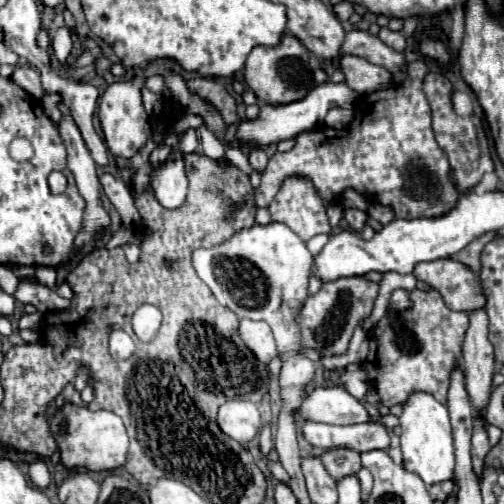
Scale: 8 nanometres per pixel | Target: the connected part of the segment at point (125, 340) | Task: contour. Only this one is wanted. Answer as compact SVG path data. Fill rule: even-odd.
M114 329L114 331L110 333L108 349L110 349L112 359L128 359L128 357L134 355L136 345L134 345L134 341L130 339L128 333L124 333L122 329Z

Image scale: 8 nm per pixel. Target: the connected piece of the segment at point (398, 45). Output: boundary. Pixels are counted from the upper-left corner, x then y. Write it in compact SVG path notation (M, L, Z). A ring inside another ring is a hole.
M382 27L378 37L380 37L380 41L384 41L388 47L392 47L396 51L404 51L406 49L406 37L402 33L394 33L388 27Z

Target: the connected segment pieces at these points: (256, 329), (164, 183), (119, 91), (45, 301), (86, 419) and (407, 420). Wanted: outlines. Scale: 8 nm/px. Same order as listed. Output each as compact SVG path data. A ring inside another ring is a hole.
M242 319L240 337L246 343L246 347L258 357L258 361L268 363L270 359L276 357L276 341L274 341L274 335L272 335L268 323Z
M182 159L168 161L152 171L152 193L166 209L176 209L188 193L188 177Z
M136 75L136 77L124 79L124 81L112 83L100 97L98 115L100 115L100 123L102 123L102 131L104 131L108 149L114 157L130 159L150 139L150 121L144 111L142 89L144 89L144 77Z
M20 283L16 295L18 301L34 305L38 311L68 311L70 299L60 297L54 289L40 283Z
M70 403L62 405L48 419L52 437L56 439L60 461L66 469L86 469L86 471L114 471L126 463L128 457L128 433L124 423L116 413L110 411L90 411L86 406L75 406ZM64 420L67 427L62 433Z
M412 393L404 403L404 413L400 415L400 447L402 447L402 465L406 471L416 473L426 485L450 481L456 467L454 457L454 439L448 409L438 403L430 393Z

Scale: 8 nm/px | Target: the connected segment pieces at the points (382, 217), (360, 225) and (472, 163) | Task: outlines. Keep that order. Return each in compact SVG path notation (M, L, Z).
M370 205L370 207L368 207L368 215L370 215L372 219L380 221L382 225L386 225L386 223L390 223L390 221L394 219L392 209L390 209L390 207L384 207L384 205Z
M348 209L348 211L344 211L344 219L348 221L350 229L360 233L368 221L368 215L364 211L358 211L358 209Z
M428 73L424 79L424 93L432 107L432 127L438 145L446 151L450 165L454 169L454 181L460 191L466 191L474 187L484 173L490 173L494 169L494 163L490 159L488 139L482 129L482 123L478 117L460 117L452 109L452 85L450 81L440 73Z

